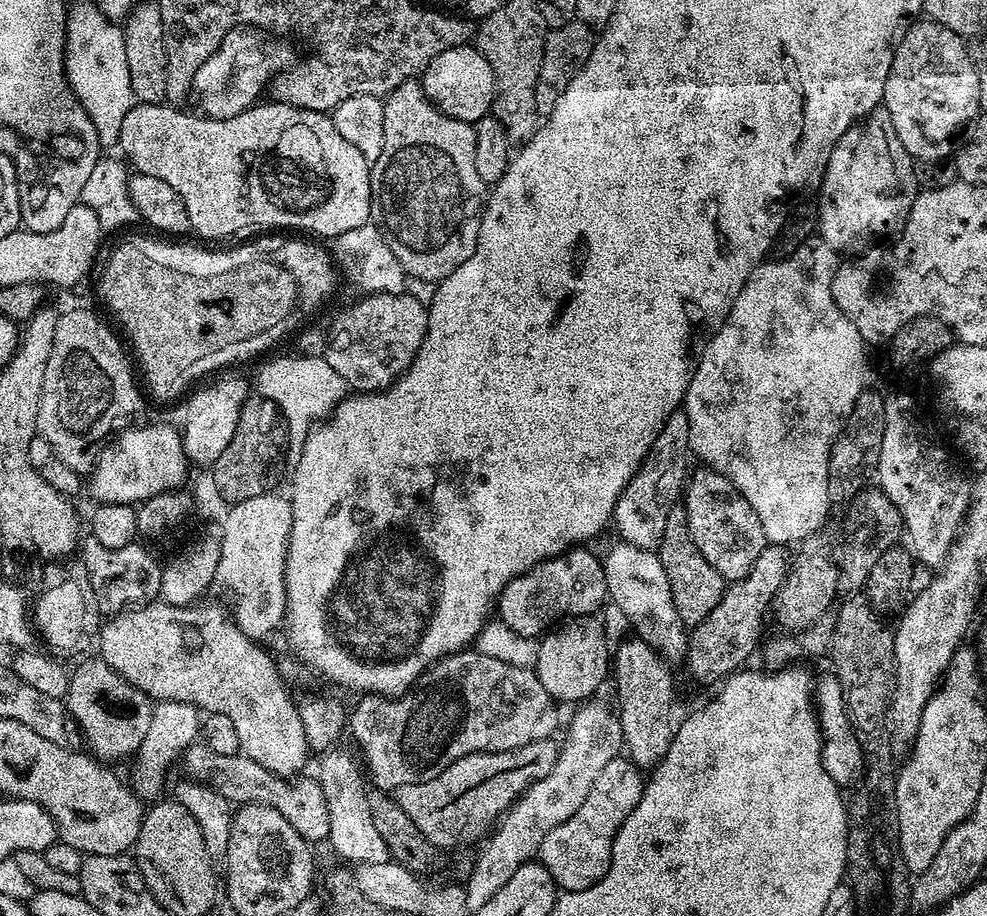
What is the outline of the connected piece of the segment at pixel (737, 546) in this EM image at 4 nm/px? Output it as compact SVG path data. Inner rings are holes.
M700 466L697 469L697 472L695 469L687 477L682 493L686 522L690 526L690 538L694 538L694 546L698 546L702 558L706 558L706 562L710 562L710 566L714 566L714 570L718 570L718 574L722 574L725 581L742 580L750 574L750 566L754 566L758 554L762 554L762 550L769 543L762 530L762 522L758 514L754 514L754 506L750 506L750 502L742 498L734 482L730 482L730 478L726 478L724 473L715 472L713 468L707 466Z

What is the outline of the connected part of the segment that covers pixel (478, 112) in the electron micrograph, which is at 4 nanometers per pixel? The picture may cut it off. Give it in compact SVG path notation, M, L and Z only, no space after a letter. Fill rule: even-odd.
M471 43L442 50L442 54L438 54L438 58L426 66L418 83L428 101L450 118L458 118L474 126L483 116L491 113L492 99L496 93L494 70L490 70L490 62L486 62L484 55Z

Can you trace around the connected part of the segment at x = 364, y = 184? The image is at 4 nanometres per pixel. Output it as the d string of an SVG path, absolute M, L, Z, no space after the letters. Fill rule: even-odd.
M257 102L251 108L247 108L242 114L225 120L210 120L203 114L198 114L195 120L188 120L188 128L172 128L172 144L168 144L168 176L164 176L162 182L170 182L174 190L178 190L178 198L186 206L189 229L201 236L201 241L224 240L227 236L236 236L247 228L264 228L260 230L284 230L280 228L301 228L301 233L311 234L316 238L328 236L334 238L338 234L344 234L346 230L354 230L354 226L362 226L369 223L372 214L372 195L370 194L370 174L372 169L370 161L364 157L334 126L331 115L295 108L289 104L277 104L275 102Z

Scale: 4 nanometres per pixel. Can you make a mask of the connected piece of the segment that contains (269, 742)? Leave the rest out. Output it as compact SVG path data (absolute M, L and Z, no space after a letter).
M151 602L141 607L129 608L116 615L109 615L107 619L100 625L98 633L98 641L100 640L99 659L105 660L110 667L117 672L122 678L126 678L126 682L130 682L134 686L138 686L138 690L142 690L153 700L159 702L162 700L173 700L174 702L186 702L193 704L194 707L203 710L205 713L213 716L225 716L230 718L230 726L234 726L234 734L239 751L245 756L254 758L254 762L258 762L258 766L266 766L266 770L270 770L274 774L285 778L295 777L297 774L305 771L304 763L310 759L308 743L306 742L306 730L302 730L302 718L296 709L297 701L292 700L289 685L285 684L284 679L278 674L275 659L270 655L267 656L263 652L261 645L239 629L235 619L230 615L229 609L223 603L204 604L205 602L193 602L187 604L166 604L163 602Z

